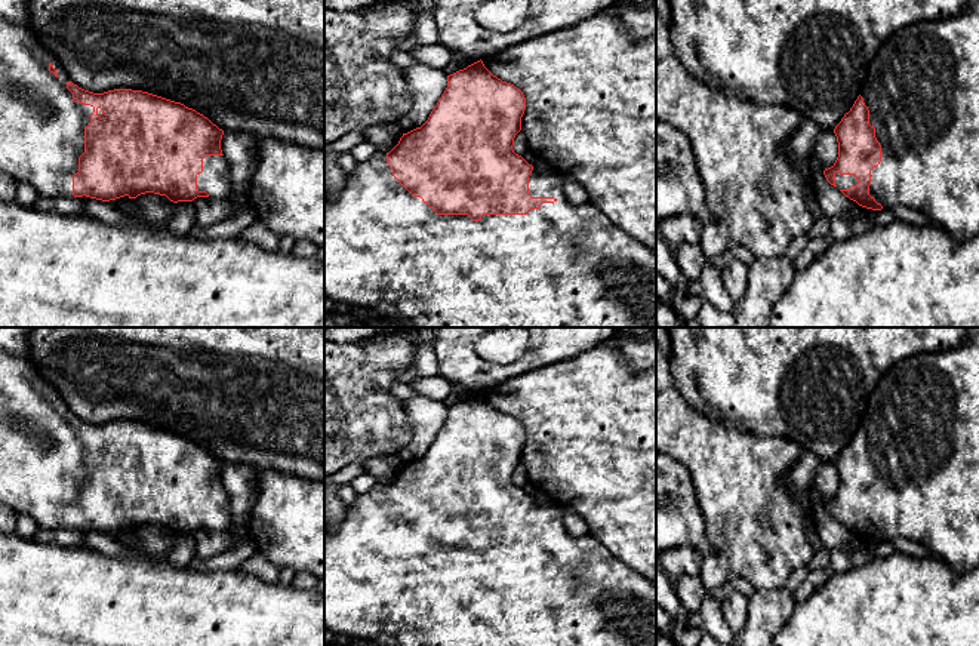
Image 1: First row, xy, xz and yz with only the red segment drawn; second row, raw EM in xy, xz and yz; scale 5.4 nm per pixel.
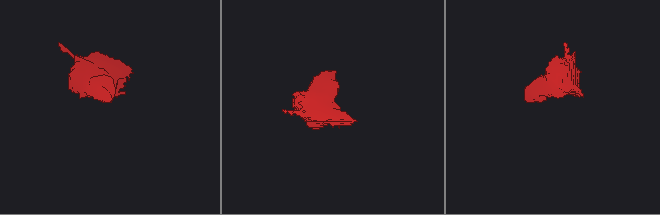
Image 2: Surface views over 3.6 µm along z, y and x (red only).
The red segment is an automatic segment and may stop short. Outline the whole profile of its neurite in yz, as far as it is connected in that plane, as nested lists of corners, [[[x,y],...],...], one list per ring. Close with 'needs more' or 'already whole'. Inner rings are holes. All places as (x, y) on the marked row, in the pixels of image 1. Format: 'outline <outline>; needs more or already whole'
outline [[[969,0],[966,10],[960,15],[921,21],[895,31],[872,58],[861,95],[835,126],[834,133],[838,142],[838,157],[831,167],[823,170],[823,175],[846,197],[872,210],[892,209],[896,204],[914,207],[926,213],[935,225],[943,228],[957,242],[979,236],[979,0]]]; needs more

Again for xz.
outline [[[477,61],[464,70],[447,76],[447,87],[428,120],[407,133],[403,133],[398,144],[390,151],[376,151],[369,160],[357,163],[348,173],[347,182],[336,197],[324,194],[324,296],[335,302],[354,305],[361,313],[392,319],[398,327],[656,327],[656,252],[649,249],[635,237],[615,227],[610,219],[589,202],[573,204],[563,194],[564,176],[549,172],[538,173],[521,156],[512,150],[514,138],[521,130],[521,117],[526,110],[526,98],[514,84],[502,81],[493,76],[483,64]]]; needs more

